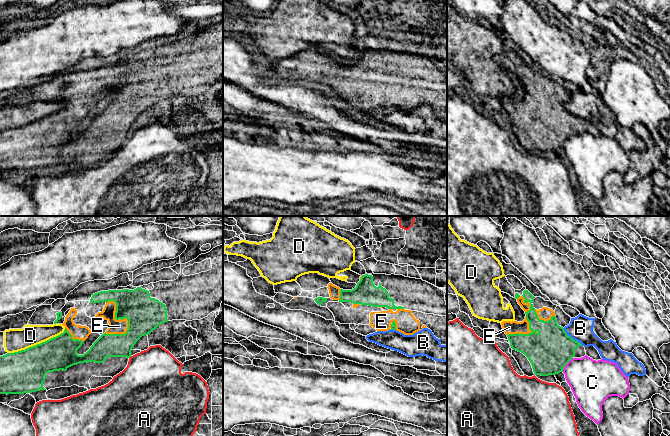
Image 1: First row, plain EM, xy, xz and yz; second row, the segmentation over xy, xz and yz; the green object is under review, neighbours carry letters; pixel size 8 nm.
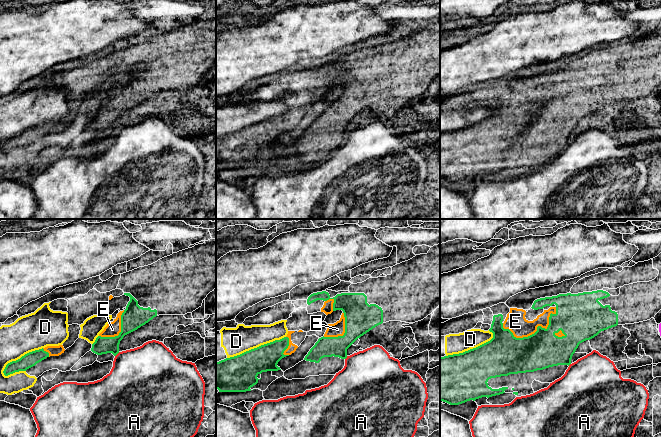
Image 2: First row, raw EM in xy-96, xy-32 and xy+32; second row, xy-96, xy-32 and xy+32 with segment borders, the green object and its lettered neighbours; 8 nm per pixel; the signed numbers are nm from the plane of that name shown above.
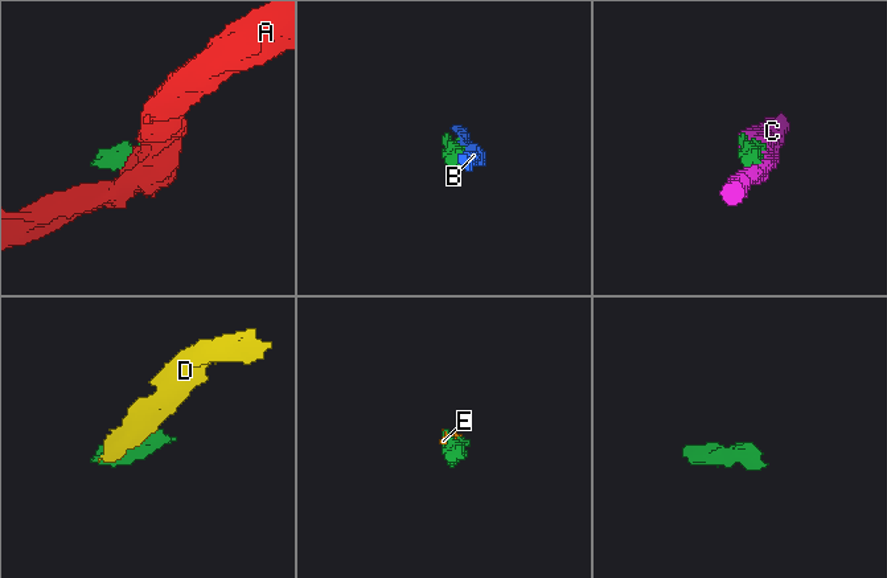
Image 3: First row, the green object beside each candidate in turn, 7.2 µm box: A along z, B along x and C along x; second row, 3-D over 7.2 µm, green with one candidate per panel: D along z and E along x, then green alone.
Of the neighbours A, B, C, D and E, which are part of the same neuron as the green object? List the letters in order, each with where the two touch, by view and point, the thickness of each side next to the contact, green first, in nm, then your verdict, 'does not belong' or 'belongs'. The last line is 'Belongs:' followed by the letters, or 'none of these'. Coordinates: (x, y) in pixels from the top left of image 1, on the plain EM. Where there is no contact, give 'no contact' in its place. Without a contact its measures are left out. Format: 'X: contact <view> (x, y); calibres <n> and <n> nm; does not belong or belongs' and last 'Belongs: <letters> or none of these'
A: no contact; does not belong
B: contact yz (571, 114); calibres 340 and 190 nm; does not belong
C: contact yz (566, 139); calibres 340 and 340 nm; does not belong
D: contact xy (37, 120); calibres 340 and 180 nm; does not belong
E: contact xy (118, 95); calibres 280 and 110 nm; belongs
Belongs: E

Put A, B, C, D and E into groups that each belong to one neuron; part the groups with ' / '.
A / B D / C / E

